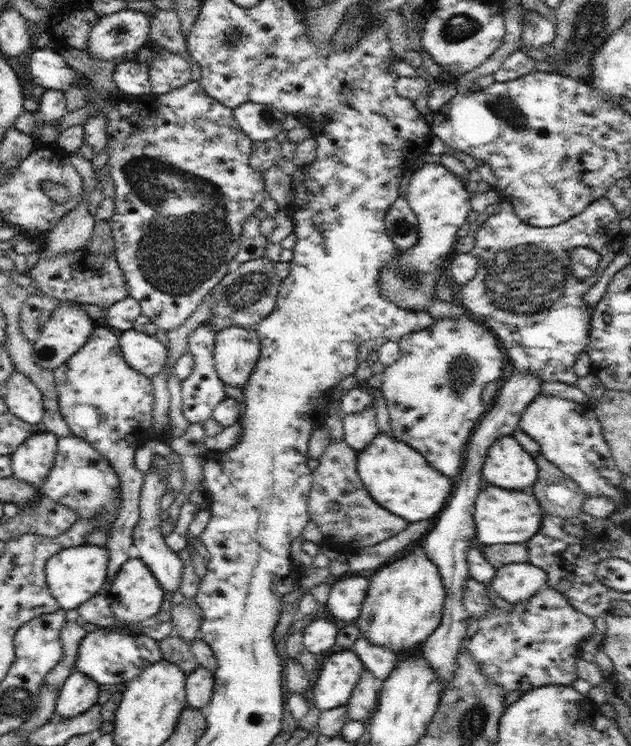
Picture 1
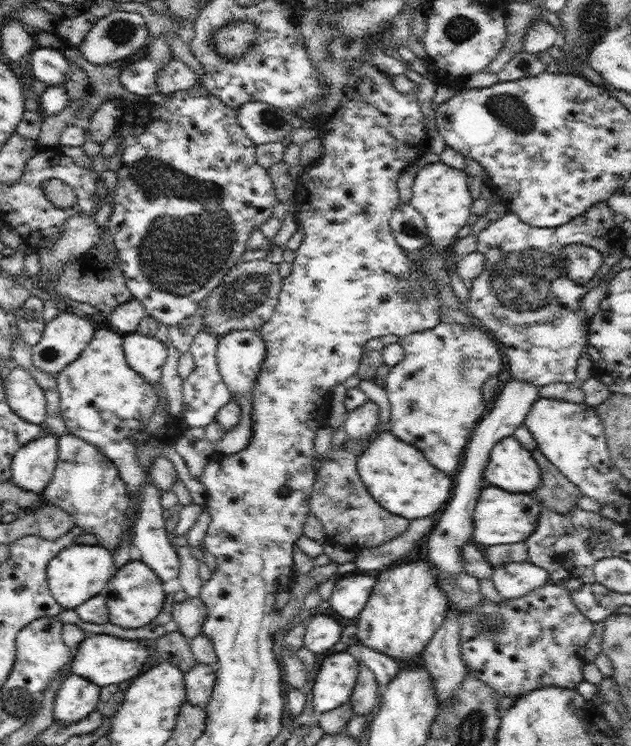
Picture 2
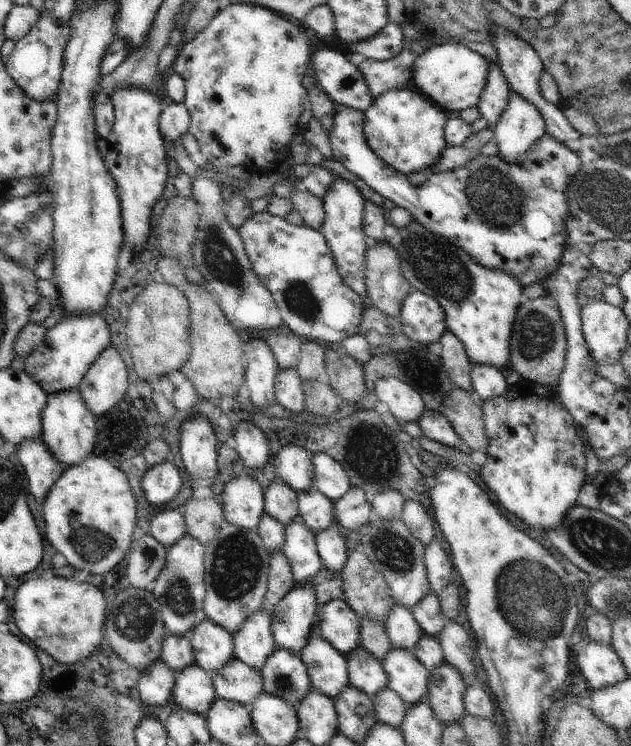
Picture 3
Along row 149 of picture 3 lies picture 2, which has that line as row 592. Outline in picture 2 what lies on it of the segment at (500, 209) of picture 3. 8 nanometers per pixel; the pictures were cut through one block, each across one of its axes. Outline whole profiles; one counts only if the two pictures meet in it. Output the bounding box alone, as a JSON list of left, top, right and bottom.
[328,573,595,699]

